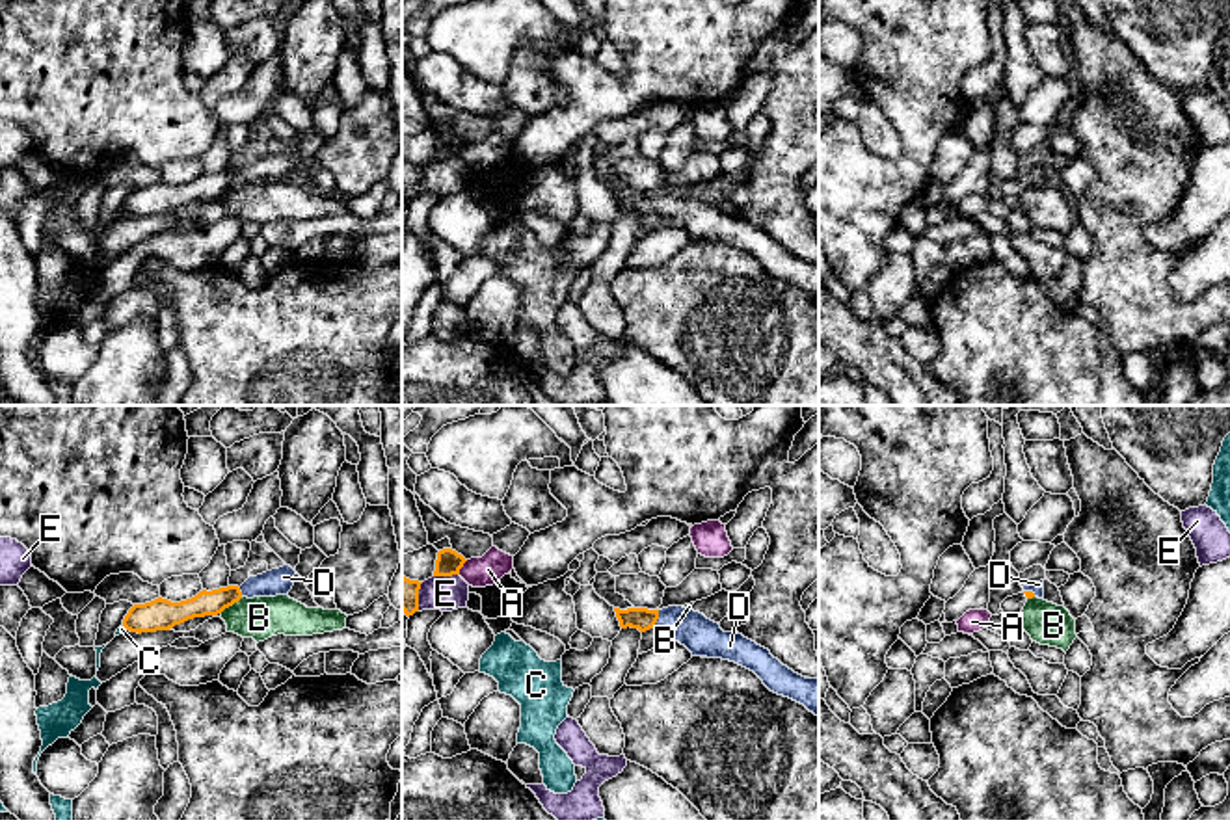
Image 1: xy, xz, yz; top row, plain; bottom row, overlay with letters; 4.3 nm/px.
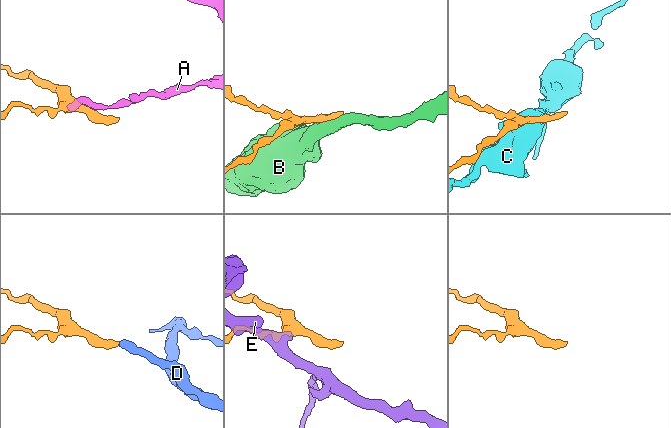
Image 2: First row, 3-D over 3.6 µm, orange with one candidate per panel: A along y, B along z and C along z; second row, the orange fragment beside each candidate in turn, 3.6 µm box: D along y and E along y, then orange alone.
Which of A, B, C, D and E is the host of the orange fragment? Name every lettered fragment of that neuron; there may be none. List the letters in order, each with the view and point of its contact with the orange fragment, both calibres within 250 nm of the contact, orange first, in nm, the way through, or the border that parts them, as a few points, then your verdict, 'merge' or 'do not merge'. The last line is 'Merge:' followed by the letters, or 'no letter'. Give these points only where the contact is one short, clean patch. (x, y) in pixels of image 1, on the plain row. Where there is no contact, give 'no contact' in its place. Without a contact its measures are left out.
A: meets orange in xz at (462, 149); 110 nm thick on the orange side, 130 nm on the other; border along xz (467, 144), (458, 157); do not merge
B: meets orange in xy at (231, 188); 110 nm thick on the orange side, 190 nm on the other; border along xy (242, 181), (220, 196); do not merge
C: meets orange in xy at (125, 211); 140 nm thick on the orange side, 40 nm on the other; border along xy (121, 209), (127, 212); do not merge
D: meets orange in xz at (657, 201); 100 nm thick on the orange side, 160 nm on the other; runs through xz (637, 201), (657, 201), (678, 205), (702, 220); merge
E: meets orange in xz at (445, 158); 110 nm thick on the orange side, 150 nm on the other; border along xz (458, 157), (434, 160); do not merge
Merge: D

